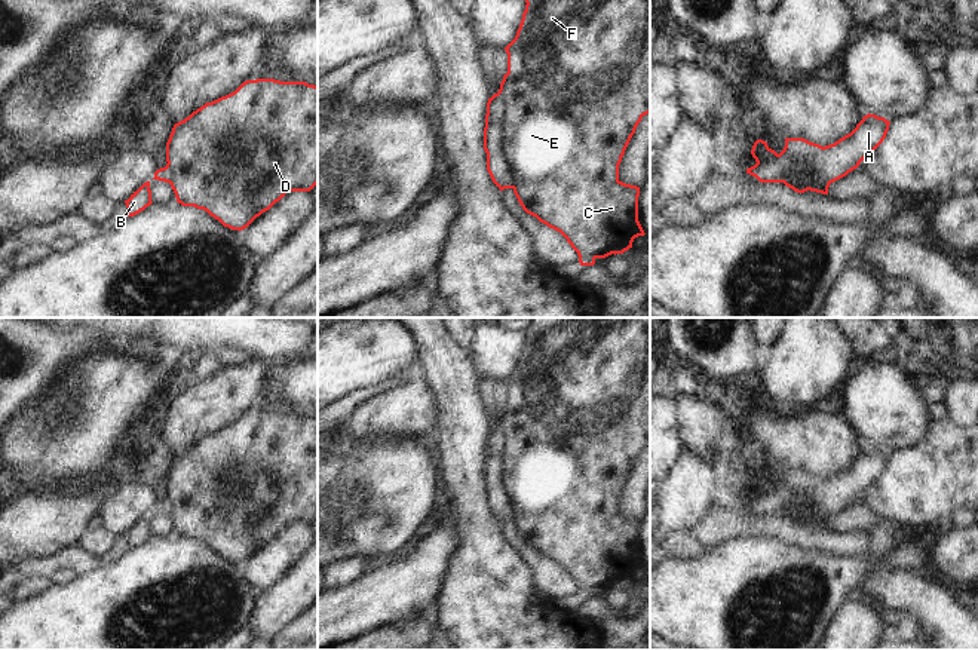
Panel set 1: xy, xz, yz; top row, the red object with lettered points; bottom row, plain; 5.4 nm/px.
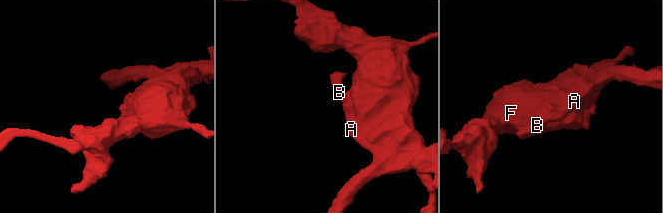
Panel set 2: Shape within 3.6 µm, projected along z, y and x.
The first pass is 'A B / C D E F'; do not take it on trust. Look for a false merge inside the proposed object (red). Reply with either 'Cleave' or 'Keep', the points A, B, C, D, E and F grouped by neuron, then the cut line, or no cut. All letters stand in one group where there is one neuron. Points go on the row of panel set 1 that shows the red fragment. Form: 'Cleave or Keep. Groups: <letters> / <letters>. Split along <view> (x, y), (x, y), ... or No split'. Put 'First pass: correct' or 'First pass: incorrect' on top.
First pass: correct
Cleave. Groups: A B / C D E F. Split along xz (499, 91), (503, 100), (502, 150), (514, 187)

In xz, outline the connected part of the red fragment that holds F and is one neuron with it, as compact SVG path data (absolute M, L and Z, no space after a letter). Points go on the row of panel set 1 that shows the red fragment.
M525 0L525 10L515 39L505 47L508 73L500 83L505 102L502 148L513 177L513 193L522 209L540 223L559 232L579 255L580 266L594 266L597 258L623 254L644 230L638 221L640 187L619 180L619 165L641 119L650 113L650 0Z

